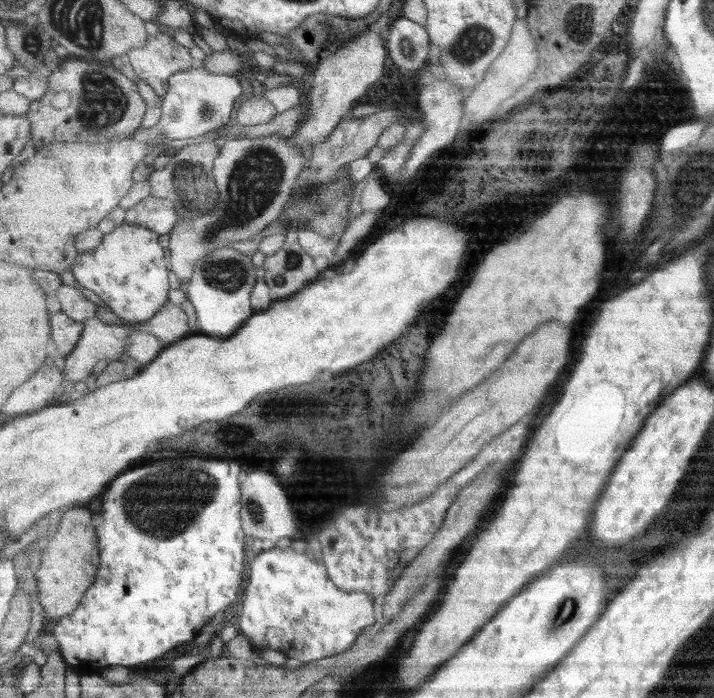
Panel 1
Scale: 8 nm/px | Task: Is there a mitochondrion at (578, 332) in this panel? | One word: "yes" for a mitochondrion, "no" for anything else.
no

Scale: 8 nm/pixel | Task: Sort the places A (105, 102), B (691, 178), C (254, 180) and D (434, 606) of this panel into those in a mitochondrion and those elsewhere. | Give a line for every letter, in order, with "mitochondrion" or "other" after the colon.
A: mitochondrion
B: mitochondrion
C: mitochondrion
D: other

